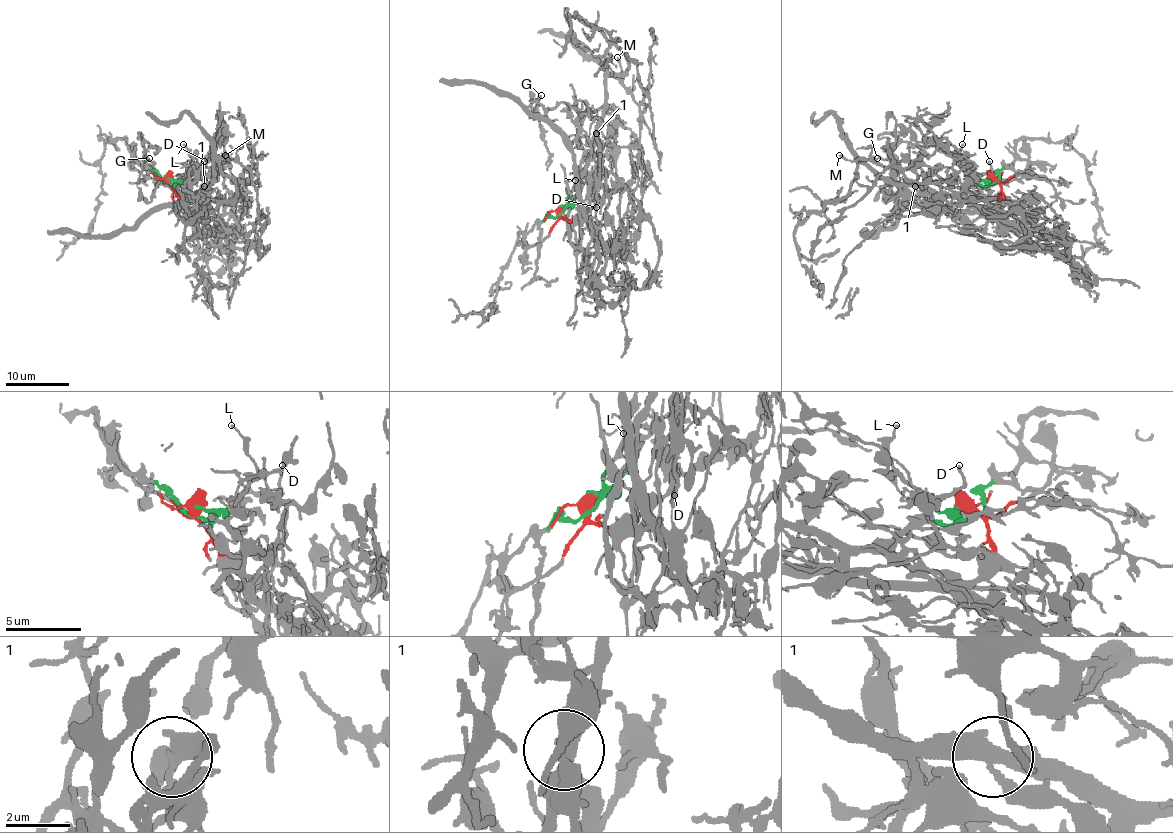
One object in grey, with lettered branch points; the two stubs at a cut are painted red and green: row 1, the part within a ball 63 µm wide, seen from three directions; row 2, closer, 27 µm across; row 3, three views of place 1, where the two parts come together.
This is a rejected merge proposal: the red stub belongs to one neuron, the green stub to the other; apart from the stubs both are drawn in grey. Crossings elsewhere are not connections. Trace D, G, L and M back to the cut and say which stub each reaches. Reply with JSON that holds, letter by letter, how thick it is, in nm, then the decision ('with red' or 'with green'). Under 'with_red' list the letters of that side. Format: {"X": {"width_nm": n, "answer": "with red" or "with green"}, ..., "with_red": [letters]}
{"D": {"width_nm": 190, "answer": "with red"}, "G": {"width_nm": 280, "answer": "with green"}, "L": {"width_nm": 130, "answer": "with green"}, "M": {"width_nm": 200, "answer": "with green"}, "with_red": ["D"]}

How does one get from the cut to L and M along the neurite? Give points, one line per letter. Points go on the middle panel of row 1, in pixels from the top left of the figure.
L: (559, 214), (586, 181), (581, 178), (574, 181)
M: (559, 214), (579, 178), (595, 136), (605, 80), (621, 76), (618, 57)

